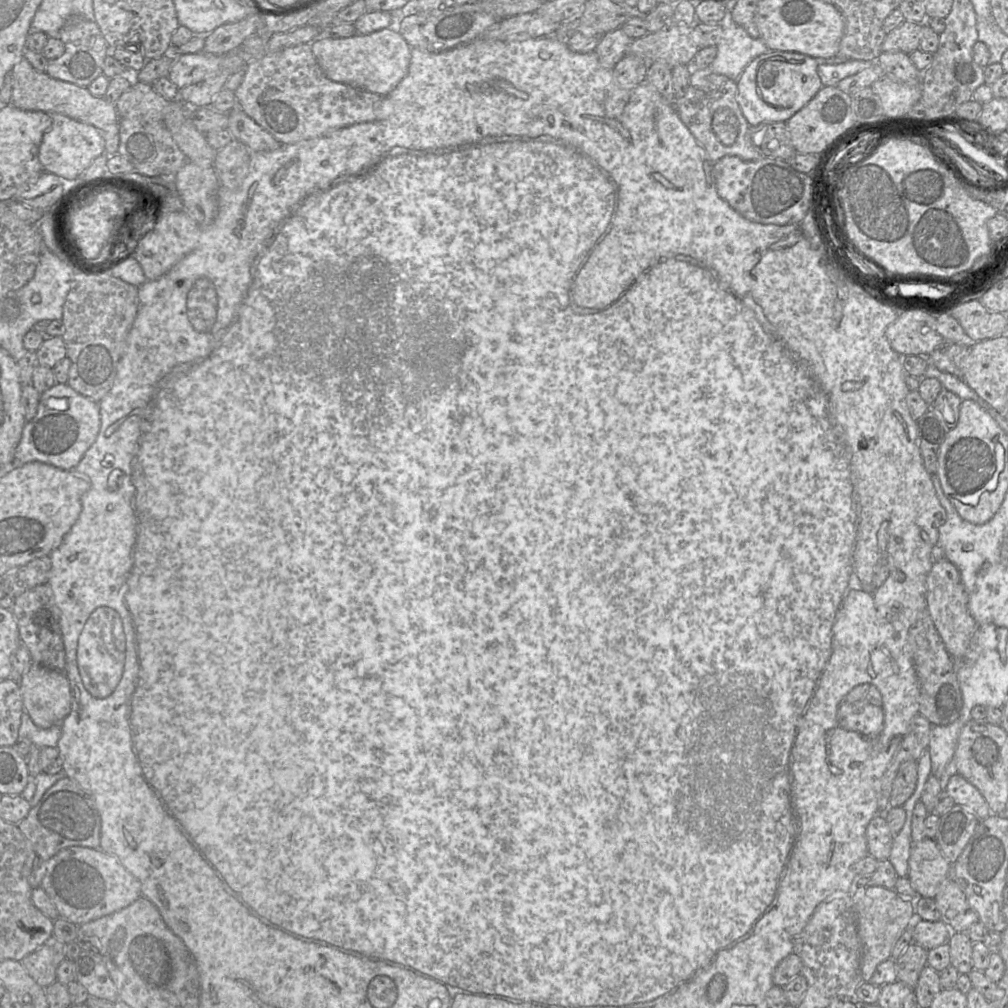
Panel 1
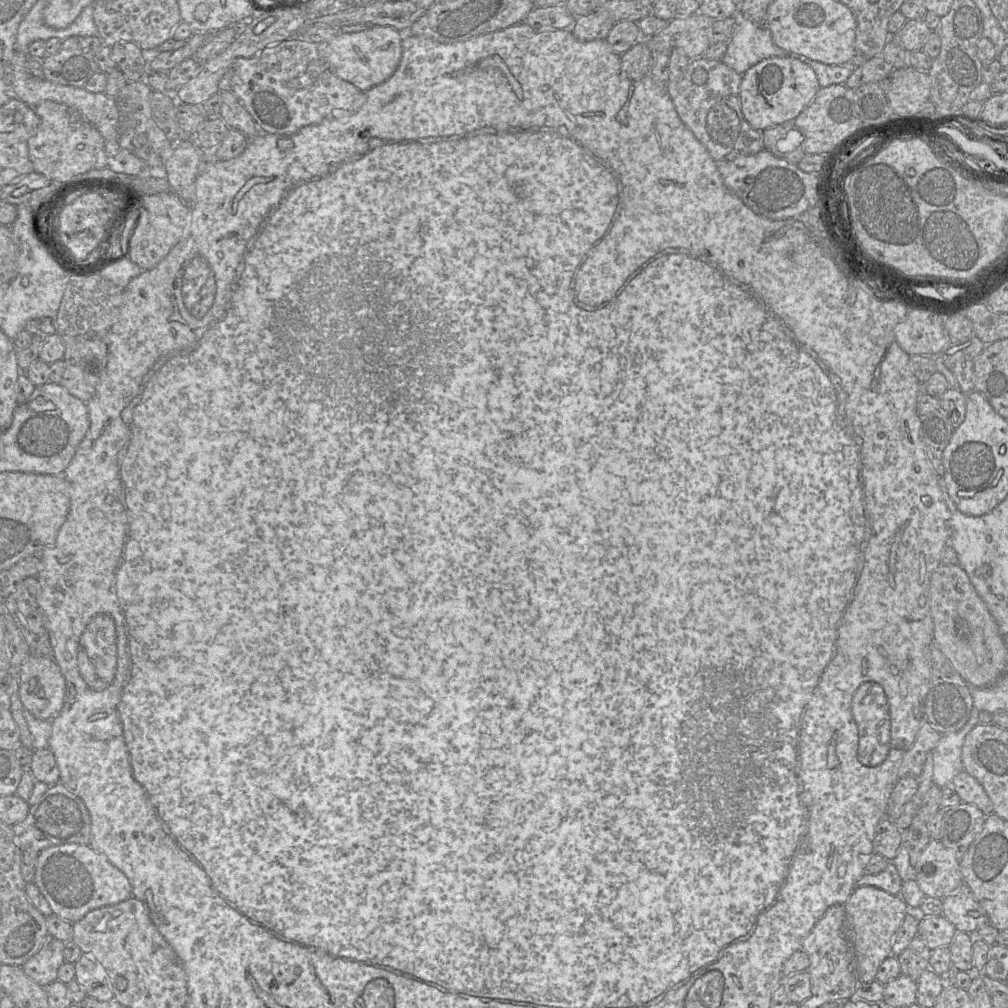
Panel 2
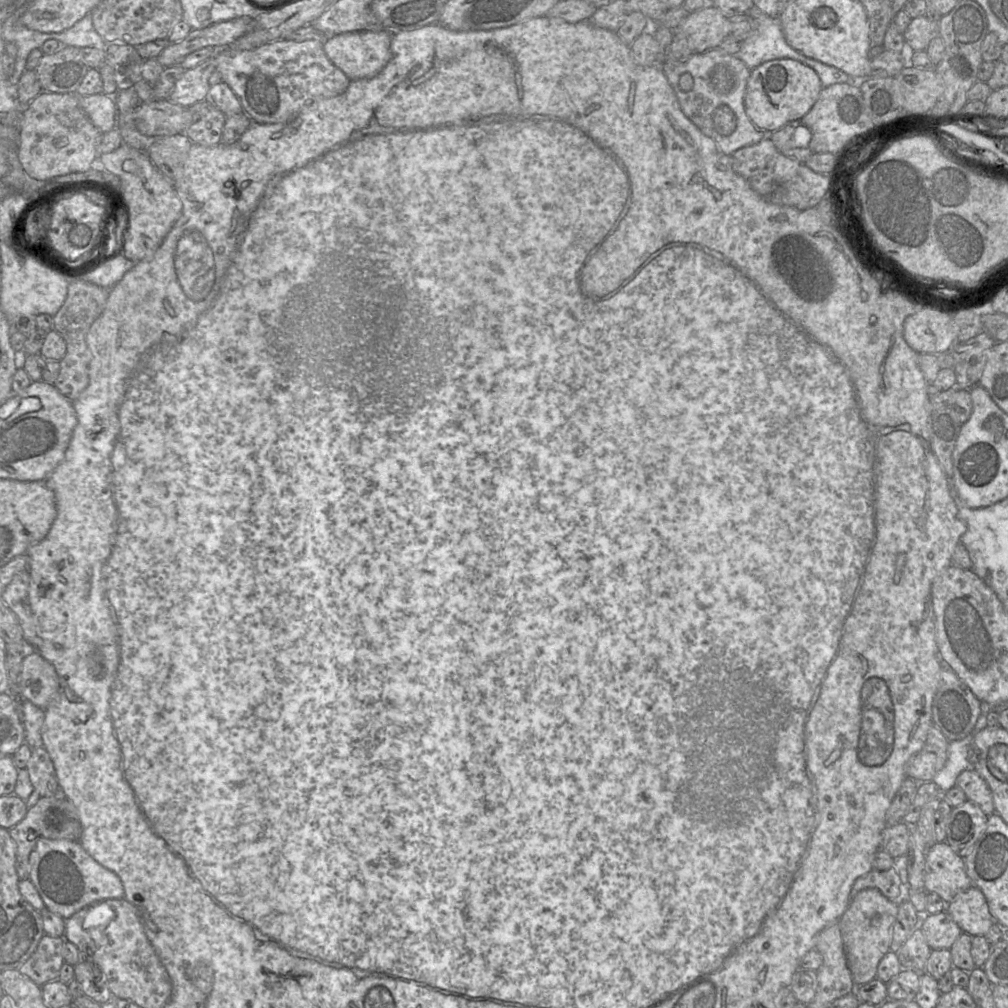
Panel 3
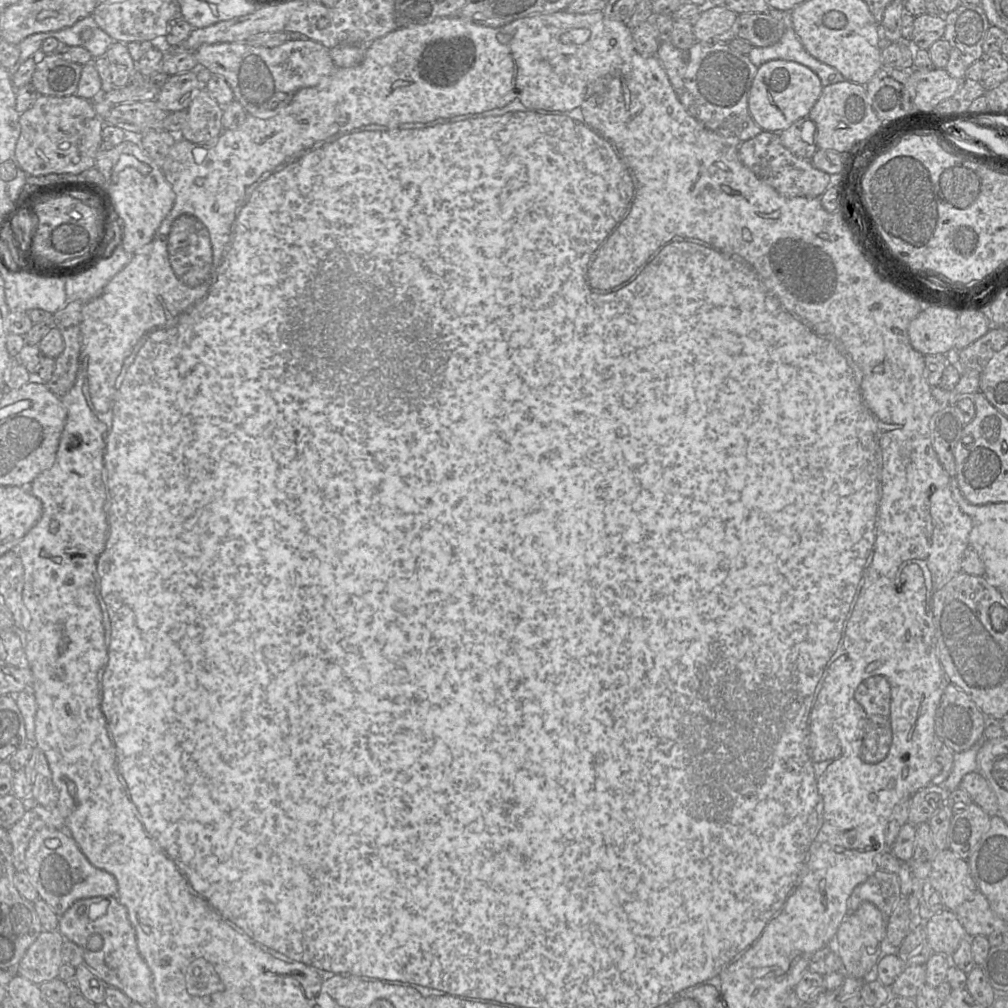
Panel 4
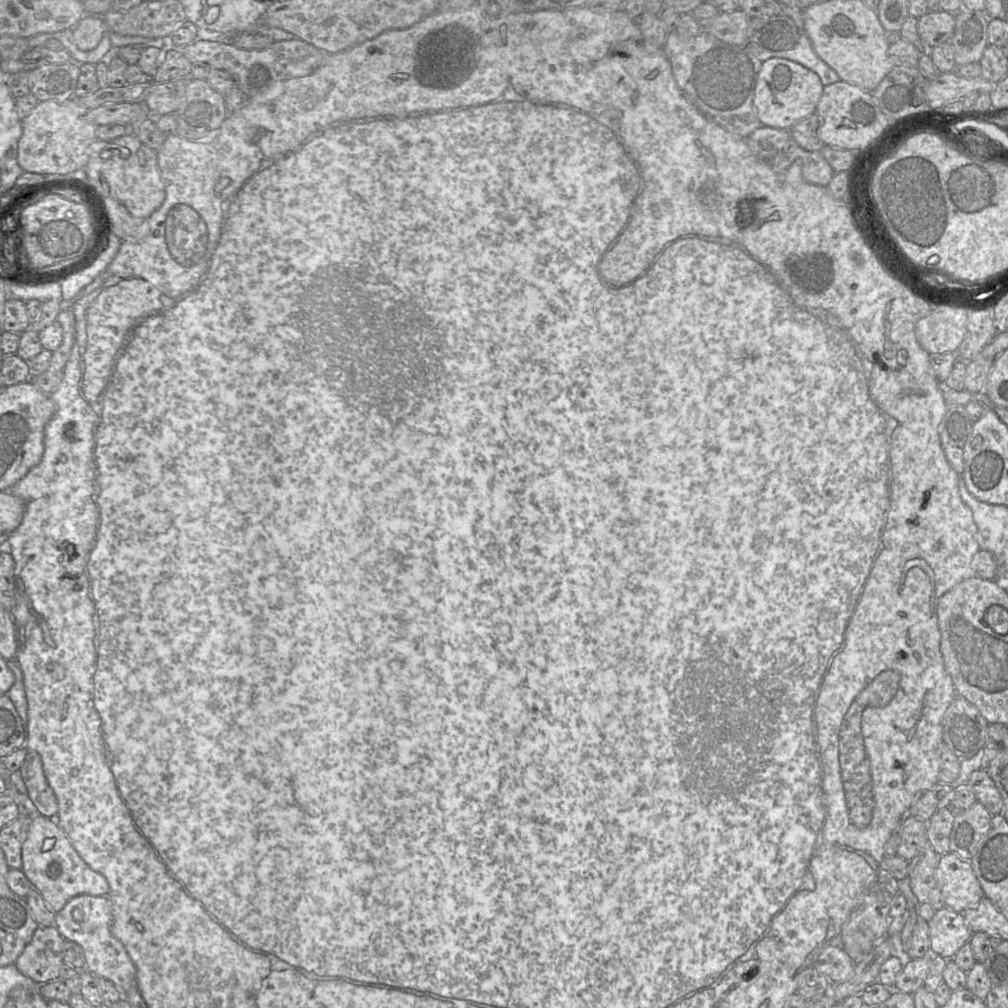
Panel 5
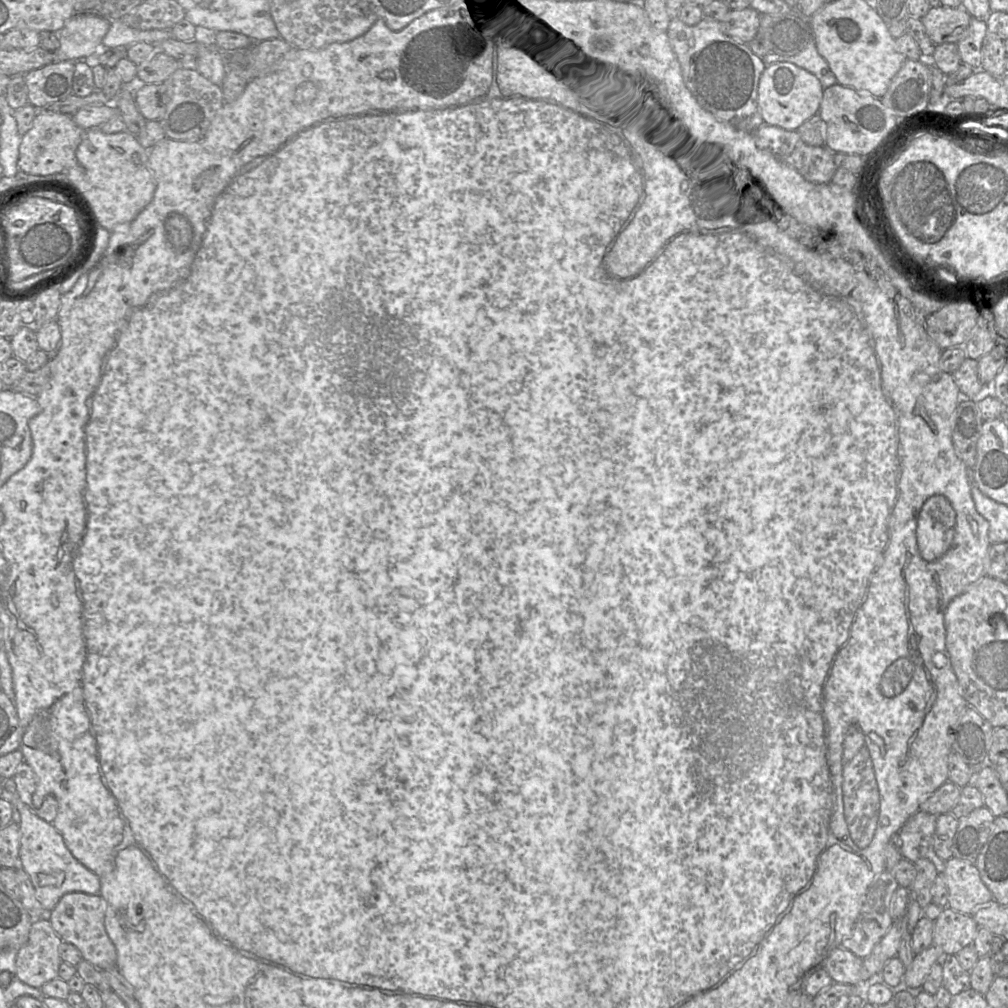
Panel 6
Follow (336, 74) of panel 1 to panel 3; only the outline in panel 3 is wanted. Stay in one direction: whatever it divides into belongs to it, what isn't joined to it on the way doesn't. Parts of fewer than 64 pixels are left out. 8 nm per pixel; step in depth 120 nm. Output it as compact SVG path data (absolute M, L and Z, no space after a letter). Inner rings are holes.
M387 29L381 31L347 32L325 37L324 51L329 60L349 79L370 79L377 76L392 57L390 50L393 34Z

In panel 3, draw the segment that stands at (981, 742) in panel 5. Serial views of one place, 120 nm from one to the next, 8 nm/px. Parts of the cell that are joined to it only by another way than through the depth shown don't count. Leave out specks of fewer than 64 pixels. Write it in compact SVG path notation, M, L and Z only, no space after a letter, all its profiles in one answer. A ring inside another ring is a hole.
M942 662L932 705L933 725L948 741L957 741L972 732L981 713L981 701L957 674Z

